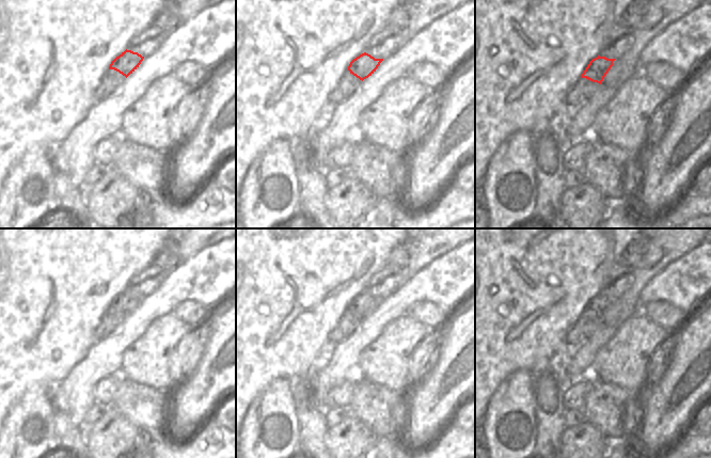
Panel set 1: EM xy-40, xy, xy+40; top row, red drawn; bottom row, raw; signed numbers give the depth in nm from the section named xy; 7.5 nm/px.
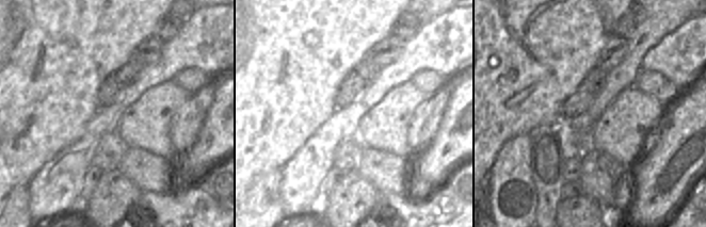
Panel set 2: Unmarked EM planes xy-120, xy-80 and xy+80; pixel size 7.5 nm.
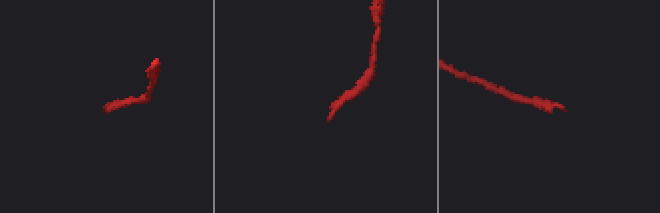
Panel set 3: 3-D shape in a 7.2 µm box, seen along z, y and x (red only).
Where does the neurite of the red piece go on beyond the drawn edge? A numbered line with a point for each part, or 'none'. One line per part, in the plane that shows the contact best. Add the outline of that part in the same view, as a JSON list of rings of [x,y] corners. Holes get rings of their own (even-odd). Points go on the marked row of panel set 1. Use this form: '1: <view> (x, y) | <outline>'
1: xy+40 (584, 89) | [[[580,78],[579,81],[570,89],[564,102],[566,112],[575,110],[585,104],[600,86],[599,83],[592,82],[586,78]]]

